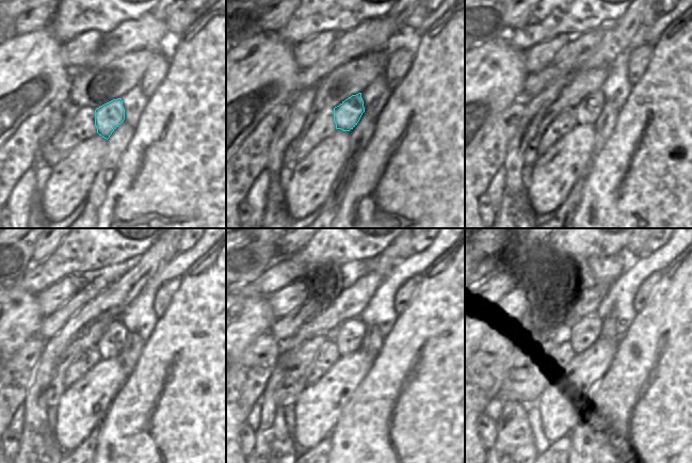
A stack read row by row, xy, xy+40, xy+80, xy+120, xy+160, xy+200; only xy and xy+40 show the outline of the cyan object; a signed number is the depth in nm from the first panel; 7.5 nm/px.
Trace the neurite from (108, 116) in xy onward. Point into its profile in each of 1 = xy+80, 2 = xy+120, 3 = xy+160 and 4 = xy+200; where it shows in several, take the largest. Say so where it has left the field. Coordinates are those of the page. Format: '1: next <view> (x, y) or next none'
1: next xy+80 (588, 110)
2: next xy+120 (110, 345)
3: next xy+160 (350, 334)
4: next xy+200 (586, 331)

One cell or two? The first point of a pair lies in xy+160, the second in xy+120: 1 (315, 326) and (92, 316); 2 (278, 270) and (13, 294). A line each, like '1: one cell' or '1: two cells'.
1: one cell
2: two cells

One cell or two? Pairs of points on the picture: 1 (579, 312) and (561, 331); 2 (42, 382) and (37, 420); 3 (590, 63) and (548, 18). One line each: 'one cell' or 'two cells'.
1: one cell
2: one cell
3: two cells

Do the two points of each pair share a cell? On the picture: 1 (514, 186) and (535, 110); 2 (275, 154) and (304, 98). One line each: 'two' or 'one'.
1: one
2: one

